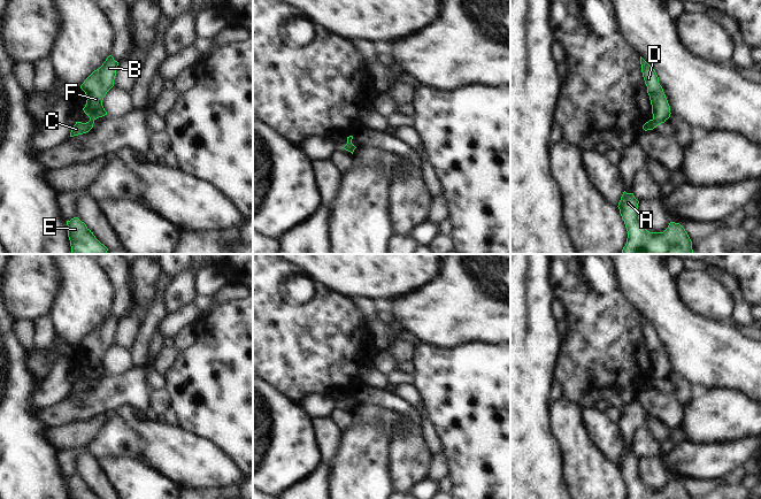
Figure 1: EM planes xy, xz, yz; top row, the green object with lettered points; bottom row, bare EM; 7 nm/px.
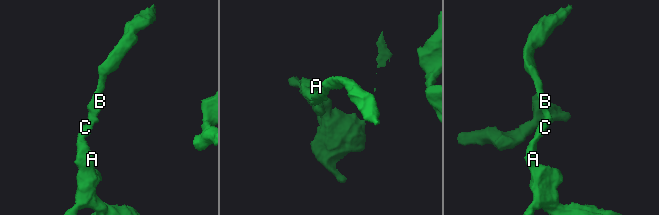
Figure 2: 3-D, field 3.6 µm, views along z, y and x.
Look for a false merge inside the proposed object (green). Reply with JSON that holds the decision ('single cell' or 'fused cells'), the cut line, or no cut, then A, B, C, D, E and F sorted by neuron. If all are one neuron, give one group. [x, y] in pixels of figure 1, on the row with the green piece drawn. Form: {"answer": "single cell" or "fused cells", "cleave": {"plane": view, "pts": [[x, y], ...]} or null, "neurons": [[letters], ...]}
{"answer": "fused cells", "cleave": {"plane": "yz", "pts": [[653, 119], [661, 122]]}, "neurons": [["A", "C", "E"], ["B", "D", "F"]]}

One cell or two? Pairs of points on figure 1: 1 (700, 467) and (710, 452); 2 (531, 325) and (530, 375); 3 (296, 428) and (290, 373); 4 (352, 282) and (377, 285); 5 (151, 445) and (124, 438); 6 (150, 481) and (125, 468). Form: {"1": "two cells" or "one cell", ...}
{"1": "one cell", "2": "one cell", "3": "two cells", "4": "one cell", "5": "two cells", "6": "one cell"}

